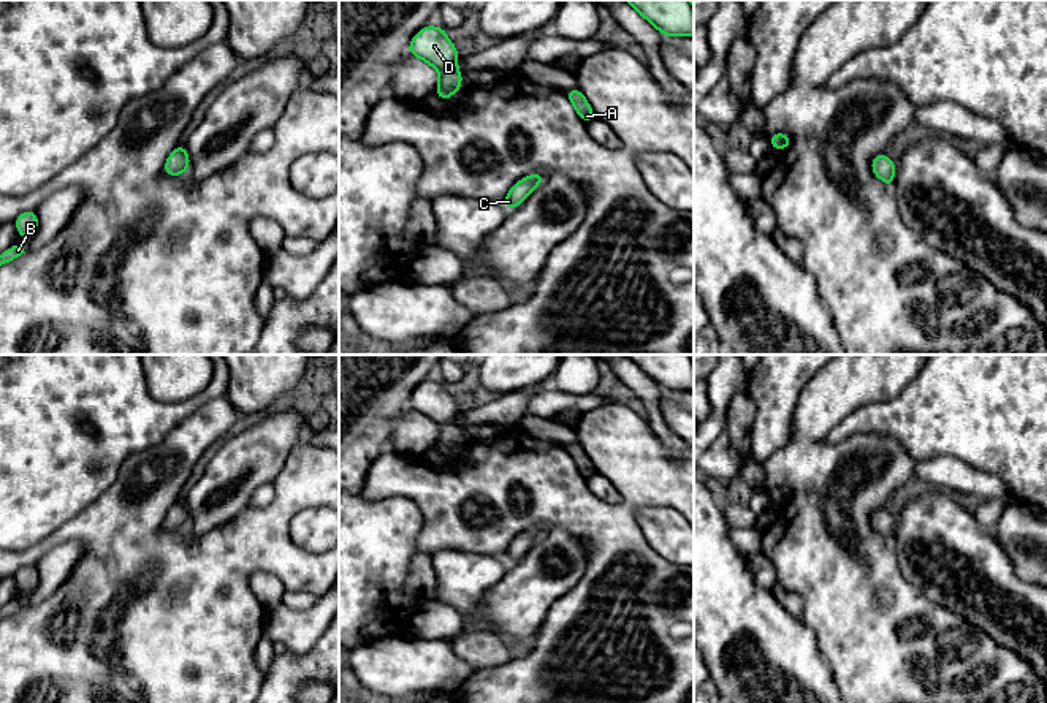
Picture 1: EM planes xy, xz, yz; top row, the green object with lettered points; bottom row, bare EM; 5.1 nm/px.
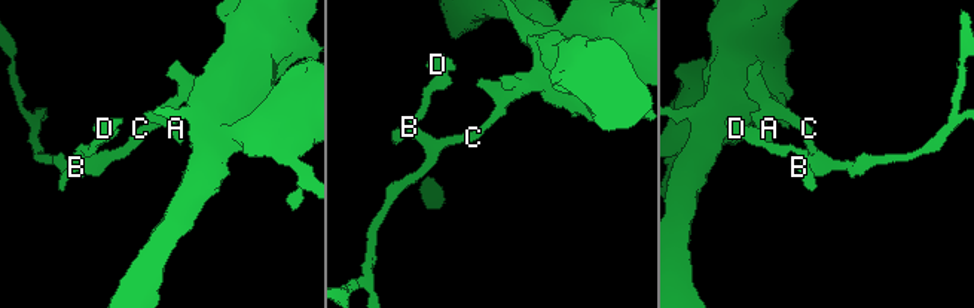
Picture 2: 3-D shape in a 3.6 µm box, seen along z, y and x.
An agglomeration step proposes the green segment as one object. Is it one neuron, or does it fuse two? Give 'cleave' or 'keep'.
keep

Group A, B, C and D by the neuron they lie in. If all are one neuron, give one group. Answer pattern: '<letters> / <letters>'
A B C D

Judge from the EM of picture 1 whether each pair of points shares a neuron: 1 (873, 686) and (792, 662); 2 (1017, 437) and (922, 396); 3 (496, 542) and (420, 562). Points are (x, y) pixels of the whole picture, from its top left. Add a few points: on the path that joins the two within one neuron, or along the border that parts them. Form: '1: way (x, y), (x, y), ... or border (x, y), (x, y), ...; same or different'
1: border (818, 638), (821, 656), (838, 686); different
2: way (993, 414), (984, 404), (946, 404); same
3: border (420, 551), (428, 554); different

